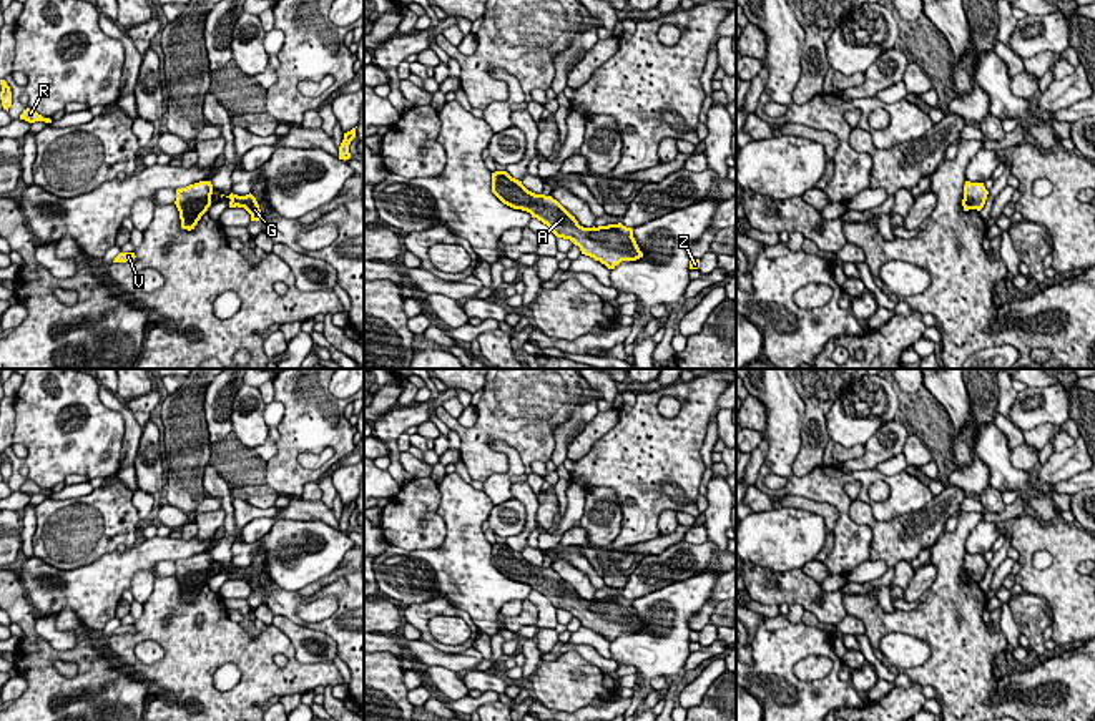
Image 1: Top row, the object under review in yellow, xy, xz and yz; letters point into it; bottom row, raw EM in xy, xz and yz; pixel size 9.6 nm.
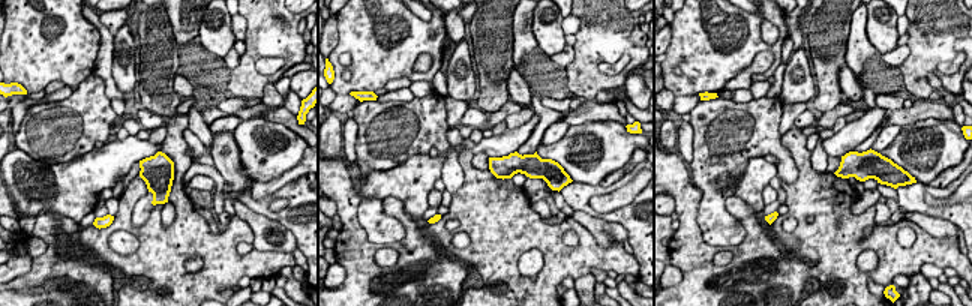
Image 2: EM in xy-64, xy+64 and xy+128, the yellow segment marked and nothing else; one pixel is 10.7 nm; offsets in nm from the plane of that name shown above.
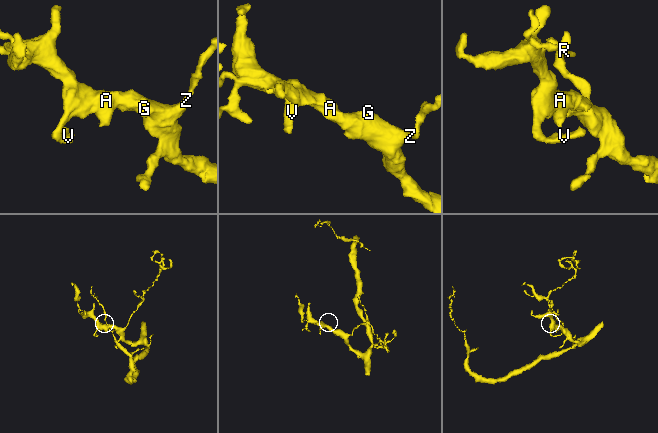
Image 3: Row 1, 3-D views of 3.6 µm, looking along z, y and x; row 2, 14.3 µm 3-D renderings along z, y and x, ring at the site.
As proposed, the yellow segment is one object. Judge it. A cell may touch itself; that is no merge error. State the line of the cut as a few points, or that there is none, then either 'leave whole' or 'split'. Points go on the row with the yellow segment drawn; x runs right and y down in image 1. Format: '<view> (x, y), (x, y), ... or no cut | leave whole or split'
no cut | leave whole

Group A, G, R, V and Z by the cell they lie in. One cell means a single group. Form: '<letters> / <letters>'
A G R V Z

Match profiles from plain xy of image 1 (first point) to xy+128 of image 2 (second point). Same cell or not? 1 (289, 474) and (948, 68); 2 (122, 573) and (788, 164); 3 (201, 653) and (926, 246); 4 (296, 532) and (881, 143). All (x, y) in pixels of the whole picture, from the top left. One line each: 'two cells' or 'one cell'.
1: two cells
2: two cells
3: one cell
4: two cells

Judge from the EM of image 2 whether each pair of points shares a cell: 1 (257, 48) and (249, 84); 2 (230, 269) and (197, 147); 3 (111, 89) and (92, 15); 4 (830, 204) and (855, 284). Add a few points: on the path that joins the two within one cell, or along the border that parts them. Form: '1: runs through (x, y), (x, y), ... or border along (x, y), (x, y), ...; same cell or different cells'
1: runs through (249, 57), (249, 75); same cell
2: border along (189, 156), (192, 162); different cells
3: runs through (105, 71), (105, 33); same cell
4: runs through (833, 224), (833, 261), (836, 264); same cell

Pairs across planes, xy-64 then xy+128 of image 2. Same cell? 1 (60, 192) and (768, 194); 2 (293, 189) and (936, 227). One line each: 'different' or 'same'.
1: different
2: different

